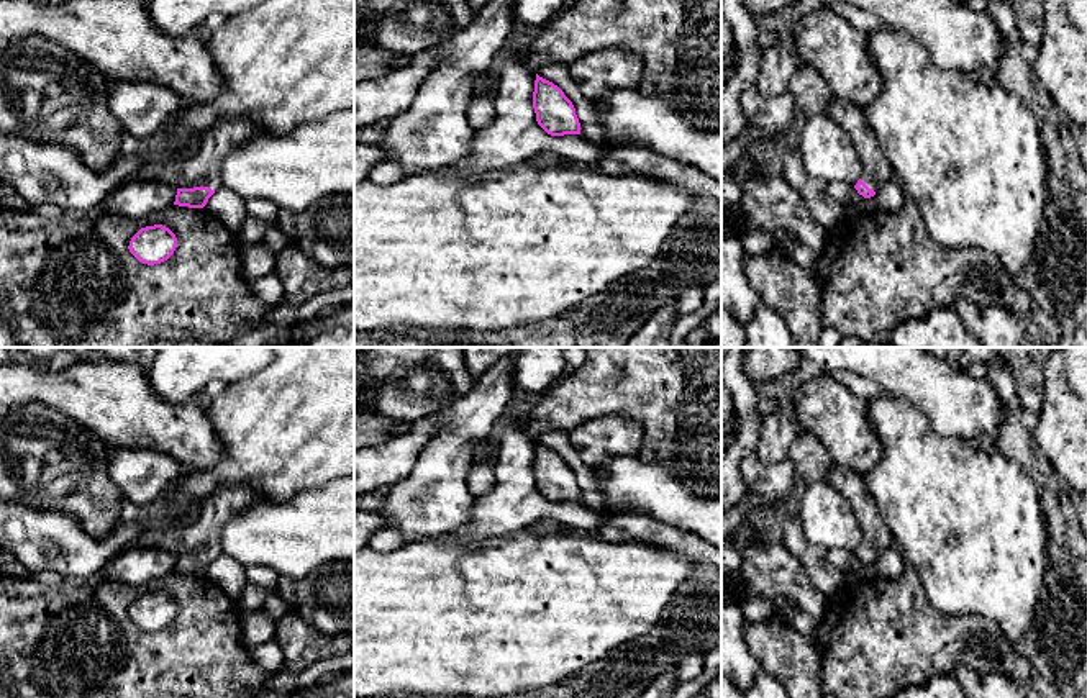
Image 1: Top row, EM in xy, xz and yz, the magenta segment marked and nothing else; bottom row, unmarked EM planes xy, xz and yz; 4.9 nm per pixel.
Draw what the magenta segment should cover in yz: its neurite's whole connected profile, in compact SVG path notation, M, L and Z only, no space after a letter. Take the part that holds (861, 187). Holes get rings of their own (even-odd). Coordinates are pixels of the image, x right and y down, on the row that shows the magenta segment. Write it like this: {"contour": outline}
{"contour": "M833 97L826 113L843 126L861 156L862 175L854 188L864 198L874 197L885 182L894 179L894 169L882 154L864 108Z"}

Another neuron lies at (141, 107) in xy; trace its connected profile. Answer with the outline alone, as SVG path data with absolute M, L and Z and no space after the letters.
M108 80L108 110L121 128L146 139L169 125L184 100L167 85L148 80Z

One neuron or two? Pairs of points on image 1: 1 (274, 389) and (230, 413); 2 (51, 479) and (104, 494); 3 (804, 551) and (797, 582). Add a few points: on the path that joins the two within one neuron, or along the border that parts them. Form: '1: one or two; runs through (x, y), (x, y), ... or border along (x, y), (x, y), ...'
1: one; runs through (263, 400), (250, 413), (241, 413)
2: one; runs through (64, 479), (72, 479), (81, 487), (90, 489)
3: two; border along (781, 541), (823, 593)

